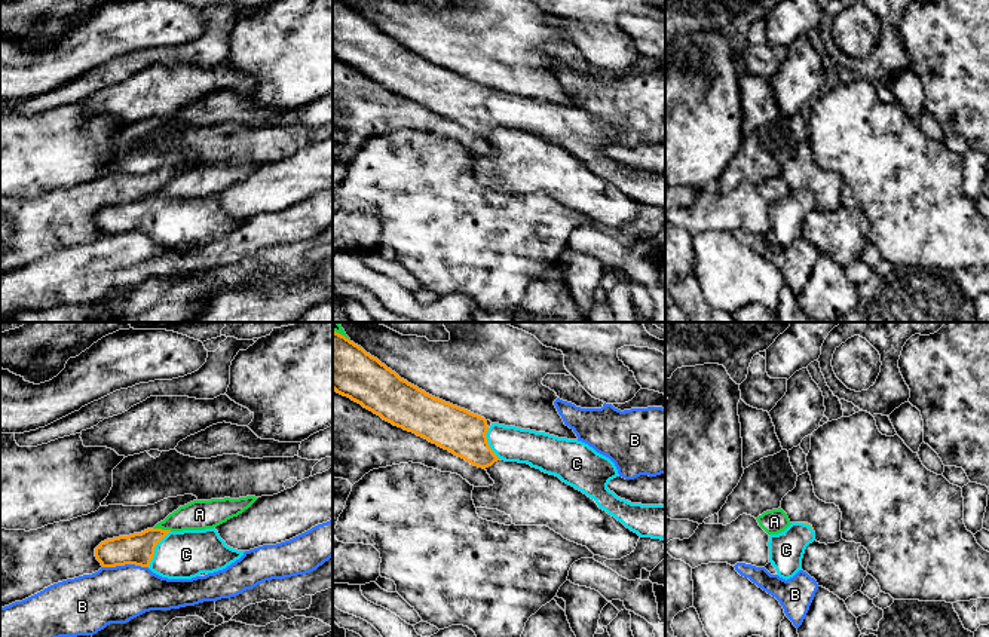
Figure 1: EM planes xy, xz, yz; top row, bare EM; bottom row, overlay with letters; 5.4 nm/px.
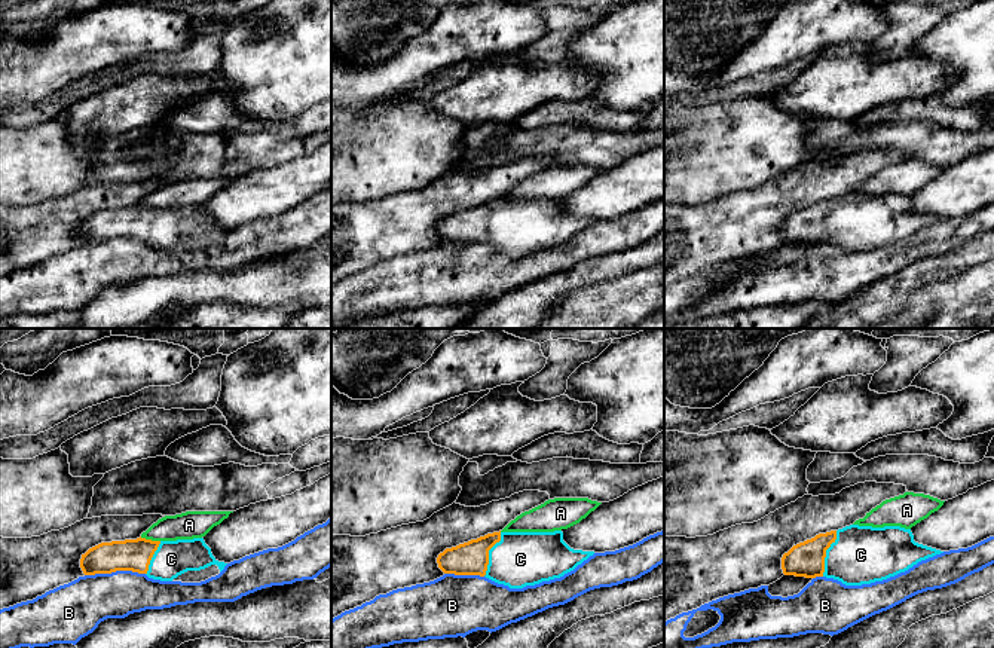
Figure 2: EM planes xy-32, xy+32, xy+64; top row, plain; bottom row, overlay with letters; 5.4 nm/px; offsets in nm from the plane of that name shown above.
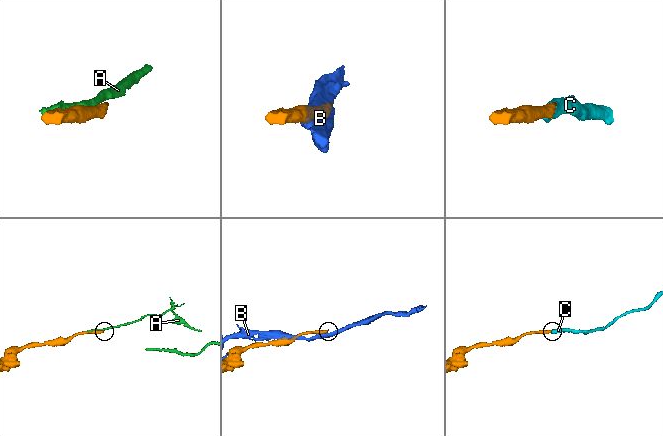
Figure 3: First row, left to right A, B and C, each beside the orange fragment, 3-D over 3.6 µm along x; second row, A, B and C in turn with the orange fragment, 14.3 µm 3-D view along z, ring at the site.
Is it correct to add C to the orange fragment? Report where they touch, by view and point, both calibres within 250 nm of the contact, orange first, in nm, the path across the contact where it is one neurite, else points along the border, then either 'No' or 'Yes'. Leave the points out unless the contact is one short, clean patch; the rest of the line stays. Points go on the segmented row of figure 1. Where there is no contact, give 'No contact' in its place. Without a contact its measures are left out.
Touches orange at xy (155, 547). Thickness 170 nm (orange) against 260 nm. Path across: xy (138, 548), (155, 547), (168, 554), (186, 554). Yes

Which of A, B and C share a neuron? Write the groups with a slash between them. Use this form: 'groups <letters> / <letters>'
groups A / B / C

